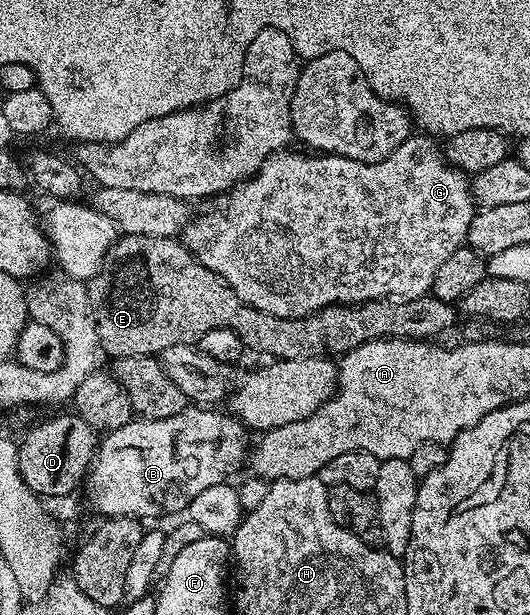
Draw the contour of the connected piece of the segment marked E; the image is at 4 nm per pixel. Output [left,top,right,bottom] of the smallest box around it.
[93,235,459,360]

